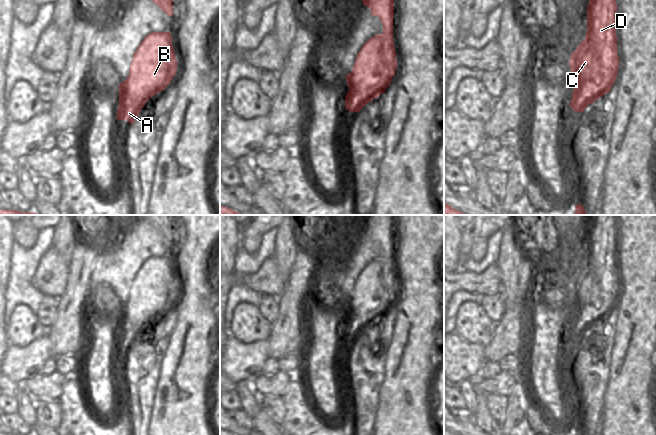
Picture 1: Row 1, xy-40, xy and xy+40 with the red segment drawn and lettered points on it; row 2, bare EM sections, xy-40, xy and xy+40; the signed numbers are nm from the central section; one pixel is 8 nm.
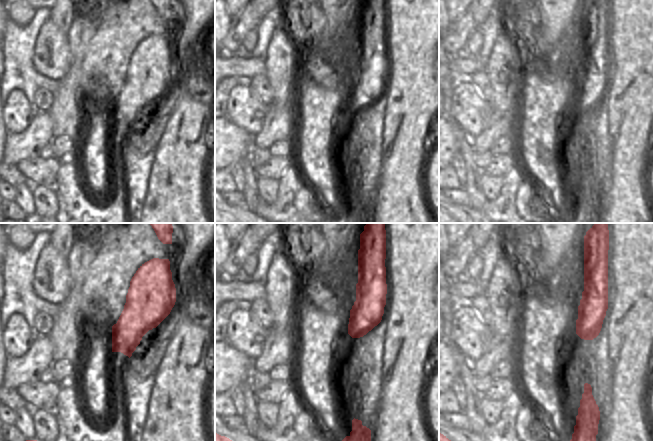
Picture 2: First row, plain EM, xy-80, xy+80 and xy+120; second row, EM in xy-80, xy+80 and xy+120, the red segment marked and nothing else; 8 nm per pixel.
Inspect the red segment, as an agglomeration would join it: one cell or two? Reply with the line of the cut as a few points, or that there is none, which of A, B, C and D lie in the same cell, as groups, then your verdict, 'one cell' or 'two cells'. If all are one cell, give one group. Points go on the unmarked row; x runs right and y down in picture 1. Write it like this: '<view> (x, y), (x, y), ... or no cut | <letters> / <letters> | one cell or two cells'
xy+40 (584, 264), (596, 277), (600, 287), (602, 304), (599, 308) | A B C / D | two cells

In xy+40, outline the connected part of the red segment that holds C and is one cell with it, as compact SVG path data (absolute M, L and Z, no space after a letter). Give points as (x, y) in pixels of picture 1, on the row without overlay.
M585 264L571 278L569 290L571 291L575 307L594 306L600 308L603 303L601 287L597 277L588 270Z

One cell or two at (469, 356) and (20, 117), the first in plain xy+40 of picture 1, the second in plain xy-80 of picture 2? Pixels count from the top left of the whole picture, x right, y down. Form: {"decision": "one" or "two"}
{"decision": "two"}

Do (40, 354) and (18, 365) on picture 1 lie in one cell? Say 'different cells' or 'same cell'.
same cell

